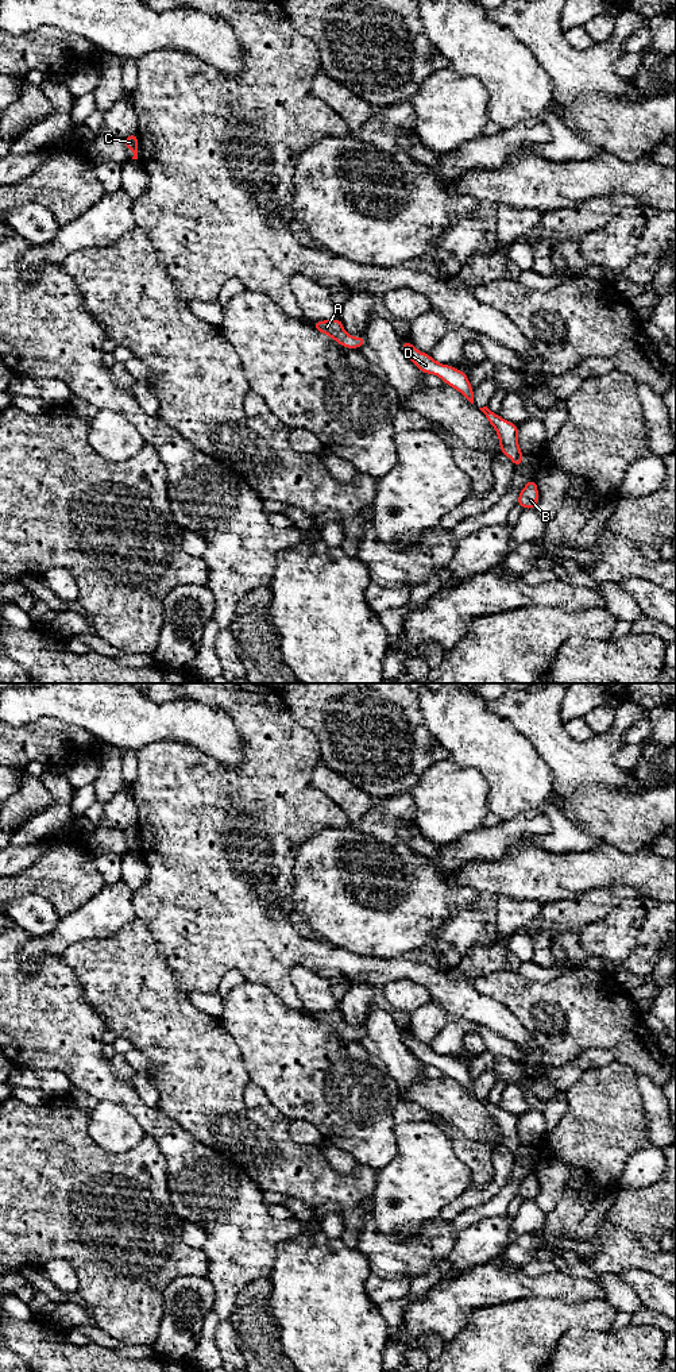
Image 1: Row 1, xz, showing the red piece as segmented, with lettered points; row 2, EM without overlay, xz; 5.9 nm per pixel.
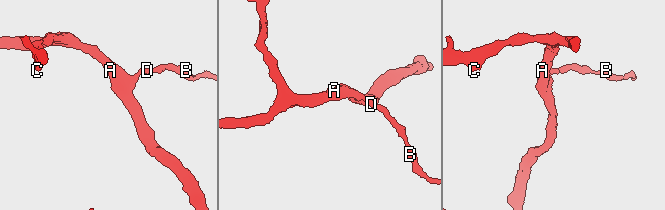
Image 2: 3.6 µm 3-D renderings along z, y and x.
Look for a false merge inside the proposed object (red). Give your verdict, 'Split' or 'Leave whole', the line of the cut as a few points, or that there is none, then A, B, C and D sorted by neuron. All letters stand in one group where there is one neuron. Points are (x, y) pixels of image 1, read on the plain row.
Leave whole. No split. Groups: A B C D

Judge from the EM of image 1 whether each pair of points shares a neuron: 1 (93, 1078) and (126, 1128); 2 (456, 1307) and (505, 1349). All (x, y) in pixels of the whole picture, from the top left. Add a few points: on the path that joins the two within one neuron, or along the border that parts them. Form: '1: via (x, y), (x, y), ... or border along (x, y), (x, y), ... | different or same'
1: border along (99, 1101), (116, 1101), (135, 1118) | different
2: border along (497, 1305), (475, 1307), (467, 1324), (447, 1341) | different

